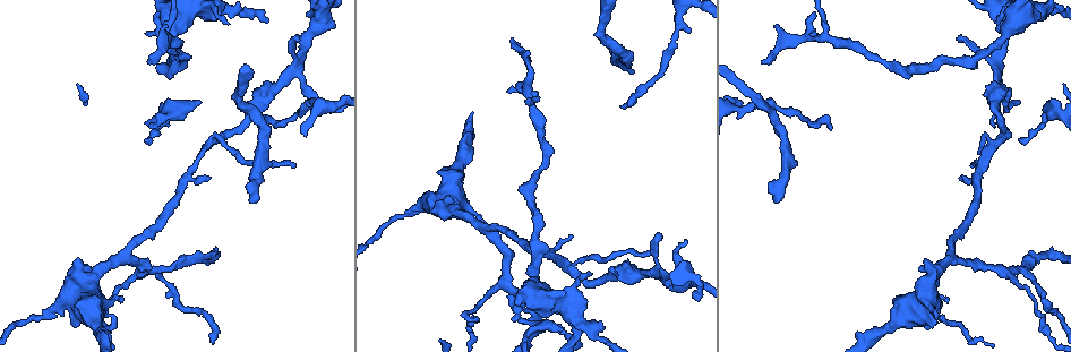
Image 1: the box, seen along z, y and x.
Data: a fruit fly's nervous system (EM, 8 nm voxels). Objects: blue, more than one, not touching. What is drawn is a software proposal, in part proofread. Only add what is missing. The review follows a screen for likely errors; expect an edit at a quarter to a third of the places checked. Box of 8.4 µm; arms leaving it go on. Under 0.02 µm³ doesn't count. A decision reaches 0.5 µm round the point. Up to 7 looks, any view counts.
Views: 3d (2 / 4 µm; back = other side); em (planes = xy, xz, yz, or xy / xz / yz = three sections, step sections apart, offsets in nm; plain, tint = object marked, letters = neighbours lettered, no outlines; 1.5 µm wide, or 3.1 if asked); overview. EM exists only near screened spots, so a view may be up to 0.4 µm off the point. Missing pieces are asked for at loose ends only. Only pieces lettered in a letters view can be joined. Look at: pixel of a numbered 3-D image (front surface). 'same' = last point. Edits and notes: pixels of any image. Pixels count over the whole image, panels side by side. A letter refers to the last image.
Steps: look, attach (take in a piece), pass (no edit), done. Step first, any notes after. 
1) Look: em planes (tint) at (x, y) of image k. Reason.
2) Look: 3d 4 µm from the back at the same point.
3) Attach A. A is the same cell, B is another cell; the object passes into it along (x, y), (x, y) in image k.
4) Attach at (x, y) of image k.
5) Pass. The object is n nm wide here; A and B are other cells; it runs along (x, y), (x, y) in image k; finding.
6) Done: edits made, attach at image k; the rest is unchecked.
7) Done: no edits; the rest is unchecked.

Look: 3d 2 µm at (960, 39) of image 1. Free end.

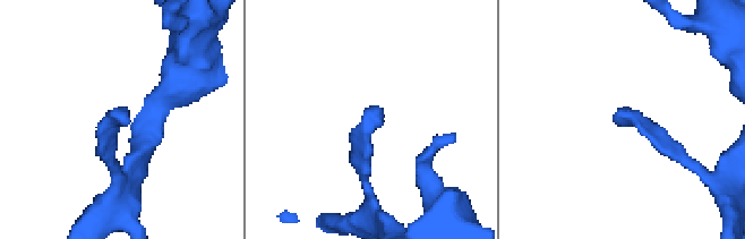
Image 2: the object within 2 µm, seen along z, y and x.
Look: em planes (letters) at (125, 122) of image 2. Need the tissue.

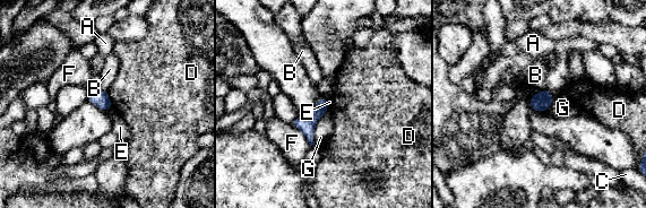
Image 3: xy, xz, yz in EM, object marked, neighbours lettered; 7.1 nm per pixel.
Pass. A, B, C, D, E, F and G are other cells; it runs along (324, 100), (310, 122), (310, 138) in image 3; none of them fits.

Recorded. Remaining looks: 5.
Look: em planes (letters) at (296, 165) of image 1. An open end.

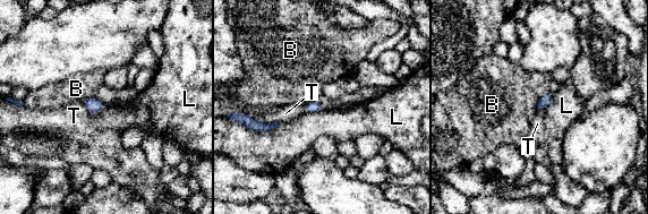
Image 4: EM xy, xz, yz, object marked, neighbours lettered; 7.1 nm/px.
Pass. B, L and T are other cells; a border runs along (282, 123), (265, 130), (245, 126) in image 4; no lettered piece goes on from it.

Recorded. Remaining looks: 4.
Look: em xz step 4 (tint) at (763, 63) of image 1. Thin end.

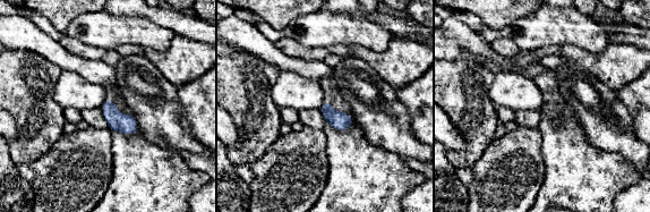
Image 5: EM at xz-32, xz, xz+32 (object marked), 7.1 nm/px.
Look: em planes (letters) at the same point.

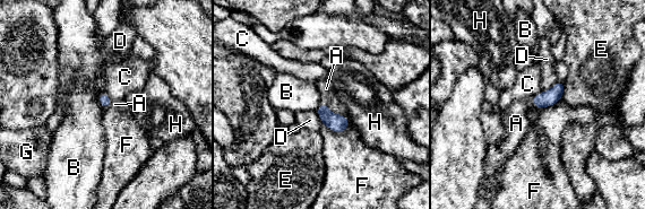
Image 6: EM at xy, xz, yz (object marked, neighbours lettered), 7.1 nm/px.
Attach A. The longest contact is with F, 190 nm; A is the same cell, B, C, D, E, F, G and H are other cells; it goes on there.

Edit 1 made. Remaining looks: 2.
Done: edits made, attach at image 6; the rest is unchecked.

